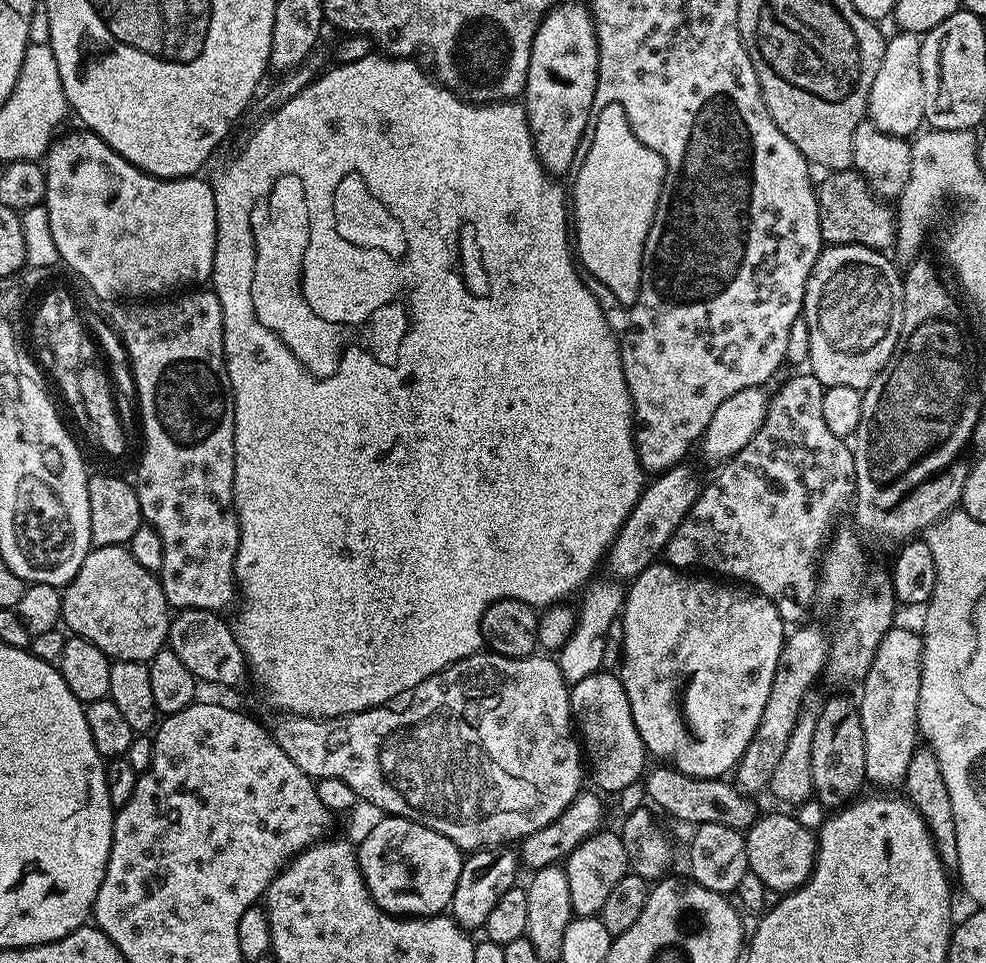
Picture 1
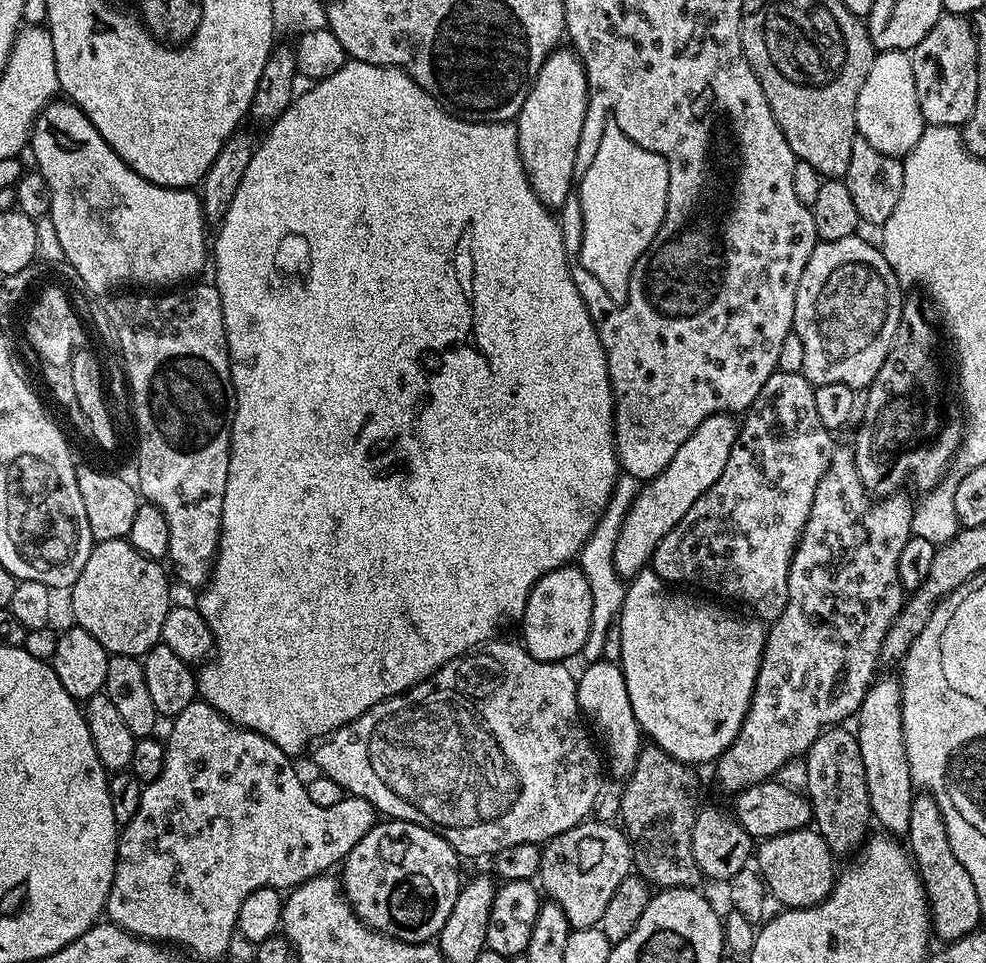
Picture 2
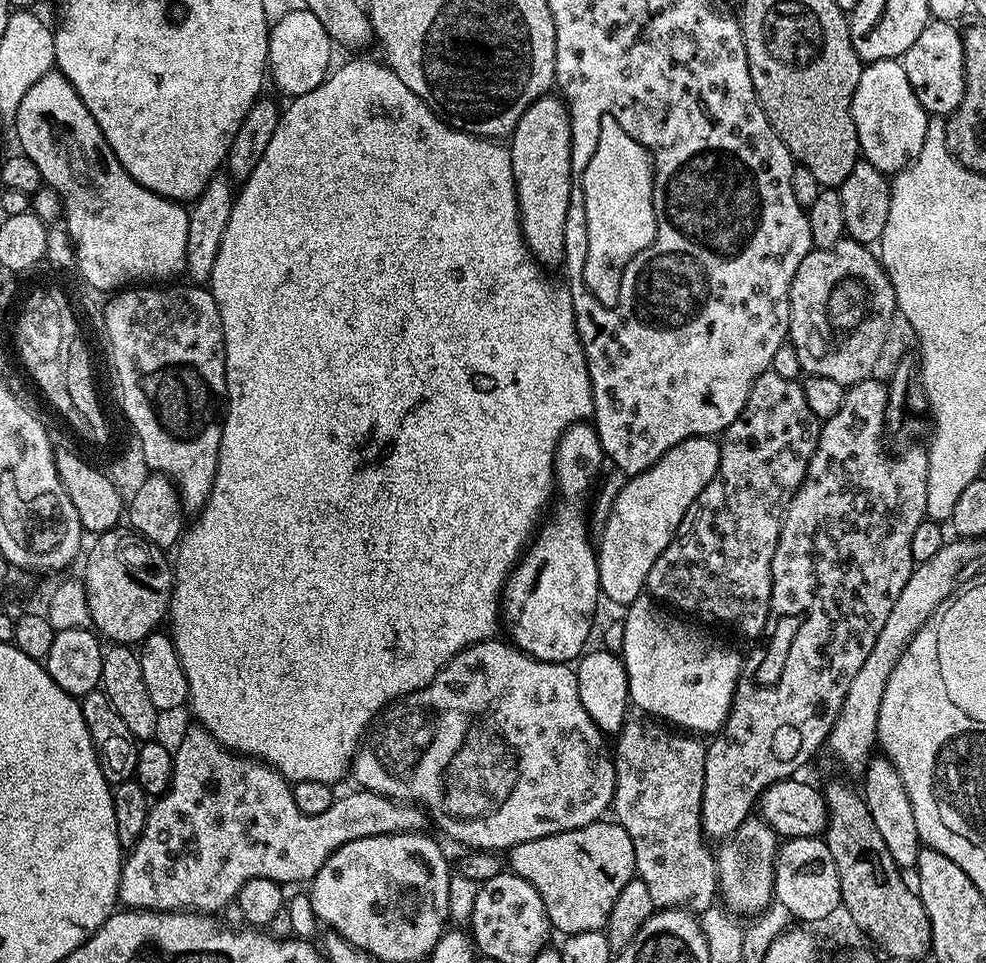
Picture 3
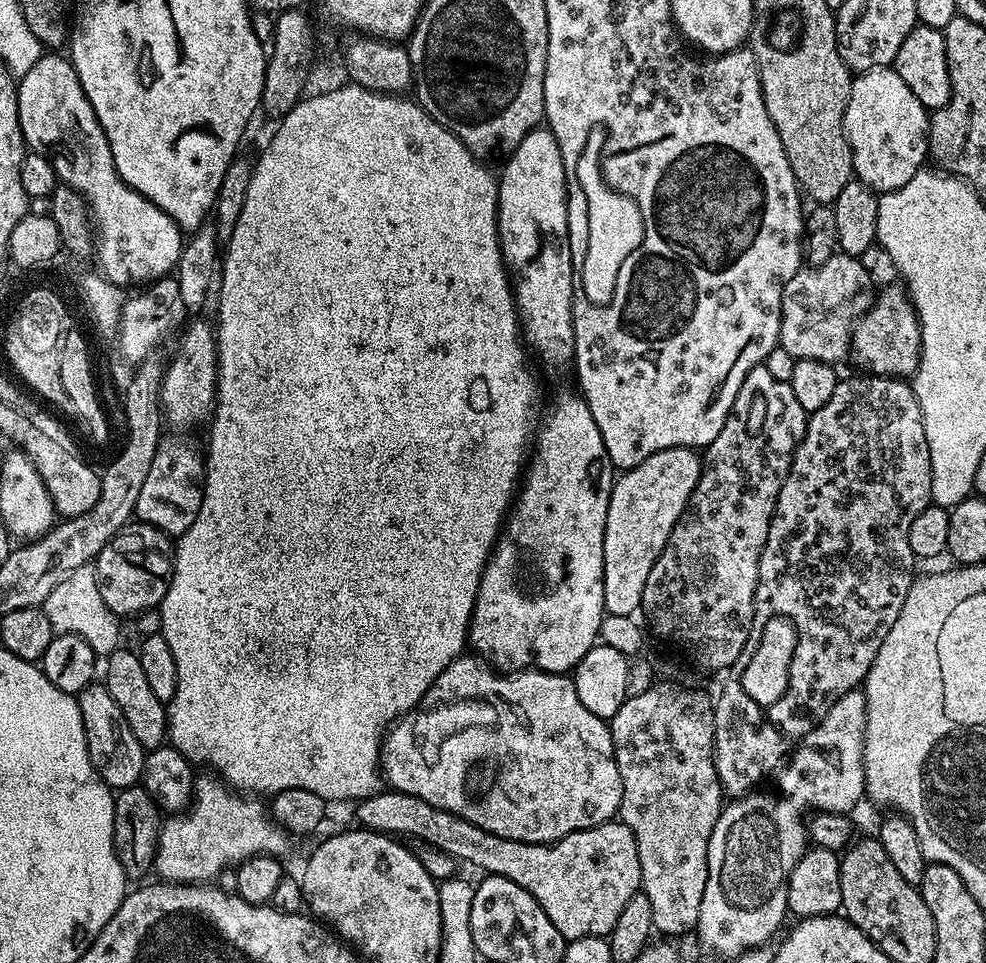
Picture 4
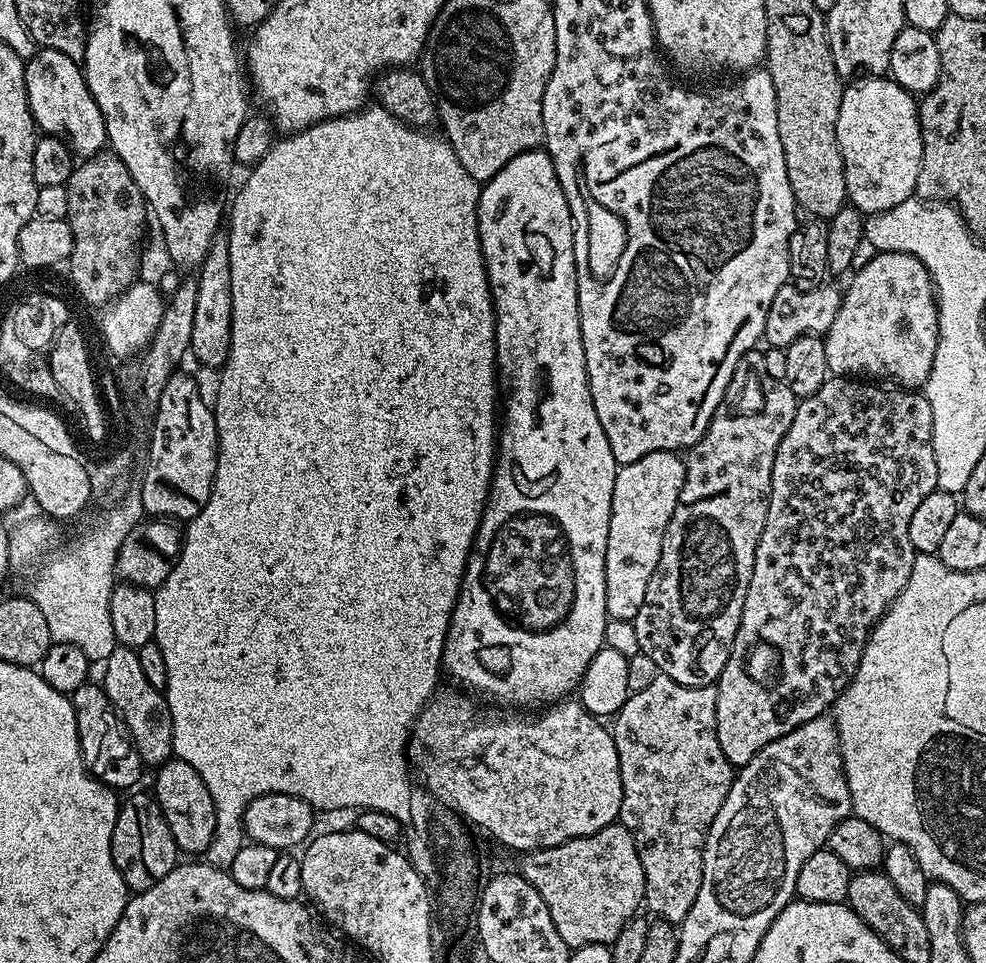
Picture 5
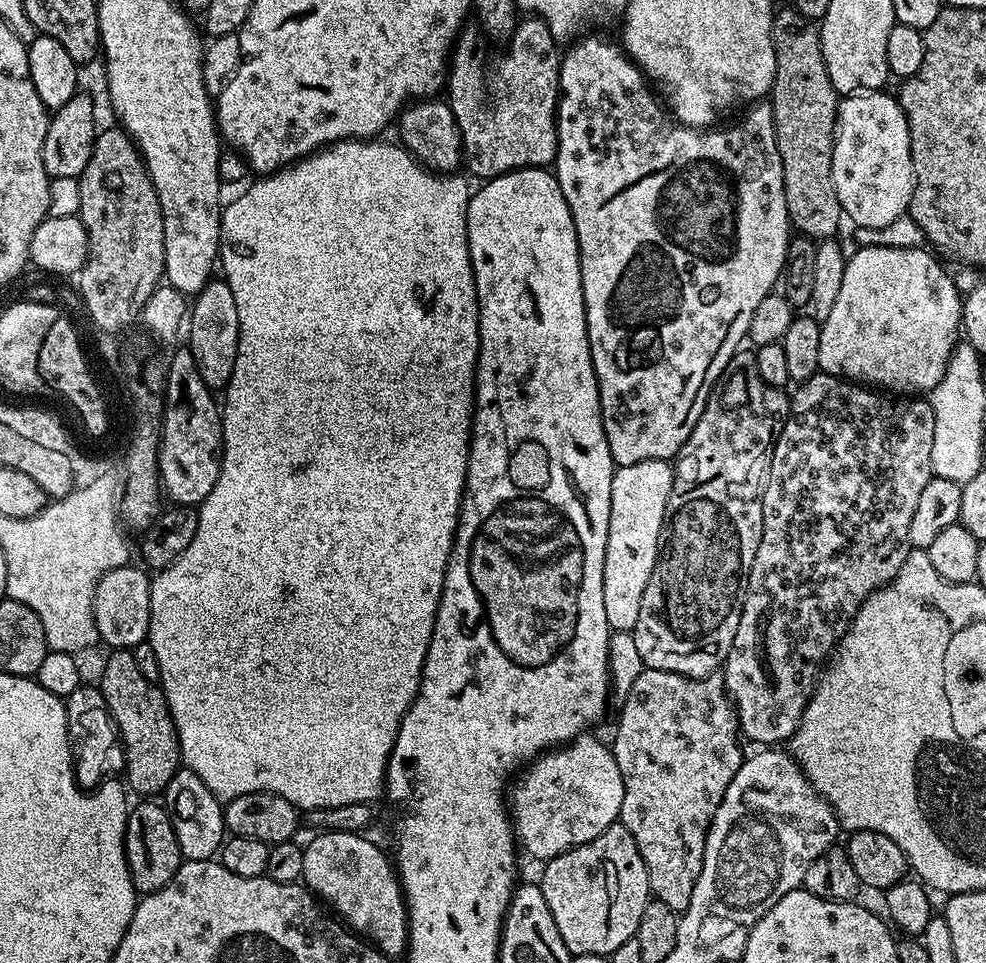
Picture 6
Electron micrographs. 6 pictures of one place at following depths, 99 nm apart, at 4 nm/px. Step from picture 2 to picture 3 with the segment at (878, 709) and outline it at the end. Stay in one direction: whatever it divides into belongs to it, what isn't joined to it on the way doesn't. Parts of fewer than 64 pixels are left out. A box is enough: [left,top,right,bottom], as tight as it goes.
[862,754,922,870]

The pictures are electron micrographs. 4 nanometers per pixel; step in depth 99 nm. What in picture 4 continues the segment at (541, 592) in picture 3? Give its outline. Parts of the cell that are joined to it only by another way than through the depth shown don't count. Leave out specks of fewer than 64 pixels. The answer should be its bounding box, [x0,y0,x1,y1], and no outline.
[470,391,614,674]

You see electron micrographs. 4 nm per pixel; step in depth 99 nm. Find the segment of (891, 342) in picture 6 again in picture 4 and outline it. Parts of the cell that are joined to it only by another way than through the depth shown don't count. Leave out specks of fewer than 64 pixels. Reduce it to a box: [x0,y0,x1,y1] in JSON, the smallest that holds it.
[850,287,920,378]

